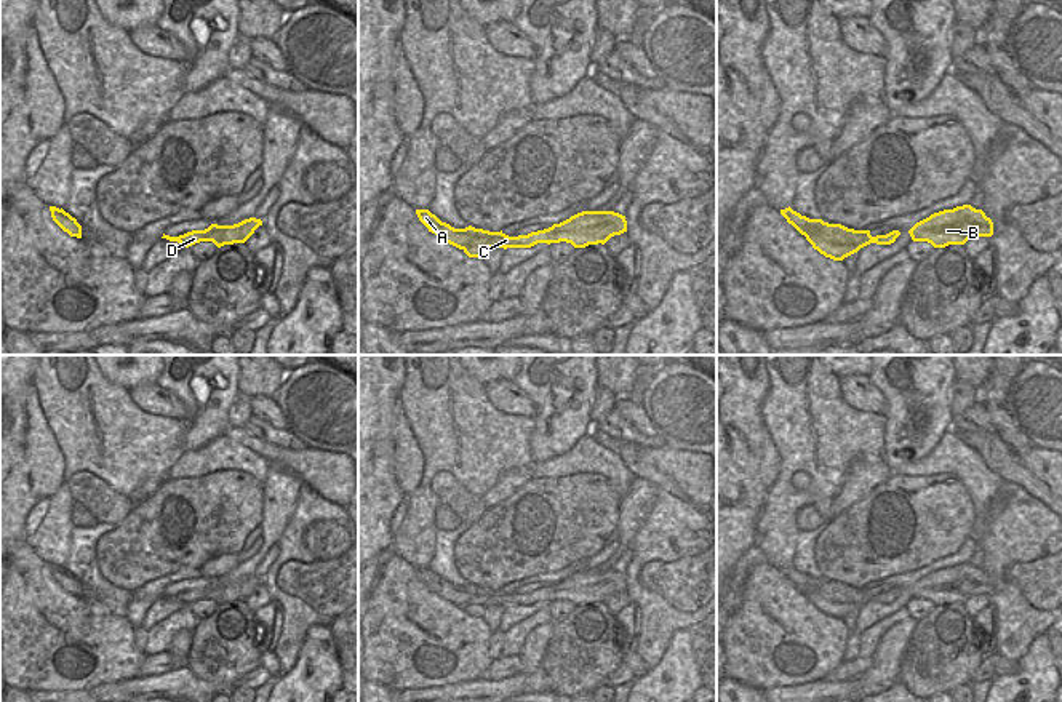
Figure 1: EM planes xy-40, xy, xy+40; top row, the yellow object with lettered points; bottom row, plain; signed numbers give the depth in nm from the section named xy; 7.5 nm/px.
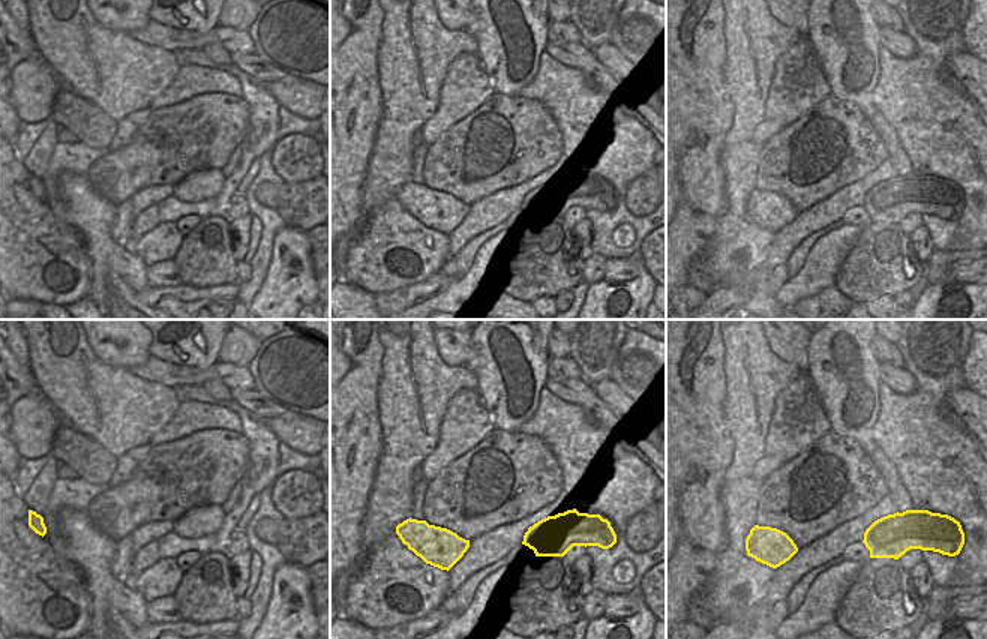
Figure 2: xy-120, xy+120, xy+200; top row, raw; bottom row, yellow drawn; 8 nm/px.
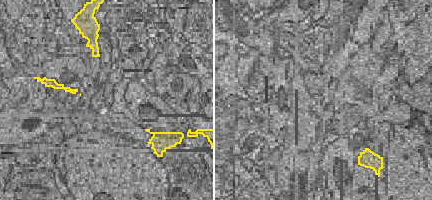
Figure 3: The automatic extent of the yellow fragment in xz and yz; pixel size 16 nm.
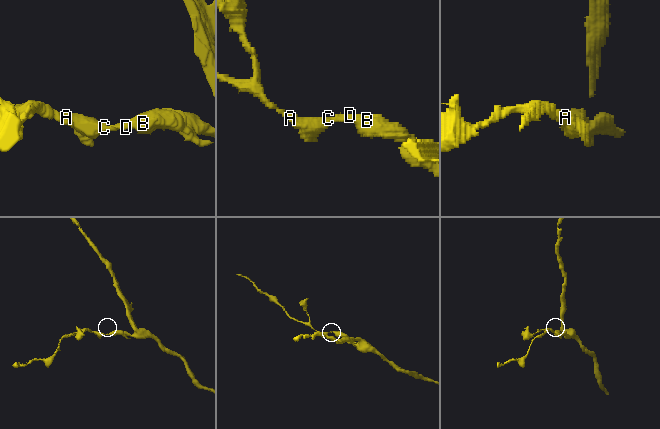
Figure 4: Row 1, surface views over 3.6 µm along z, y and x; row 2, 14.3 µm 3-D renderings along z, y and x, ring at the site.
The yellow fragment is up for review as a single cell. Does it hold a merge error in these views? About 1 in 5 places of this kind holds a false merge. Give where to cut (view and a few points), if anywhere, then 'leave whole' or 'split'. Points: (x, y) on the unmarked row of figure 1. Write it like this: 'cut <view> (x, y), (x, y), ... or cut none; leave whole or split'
cut none; leave whole

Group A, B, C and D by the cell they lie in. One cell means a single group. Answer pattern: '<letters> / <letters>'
A B C D

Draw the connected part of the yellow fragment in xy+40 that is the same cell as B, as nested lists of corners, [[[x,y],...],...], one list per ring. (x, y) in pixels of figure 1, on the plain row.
[[[971,563],[956,564],[931,572],[910,588],[913,600],[928,600],[934,606],[964,603],[972,595],[992,595],[993,580],[982,568]]]

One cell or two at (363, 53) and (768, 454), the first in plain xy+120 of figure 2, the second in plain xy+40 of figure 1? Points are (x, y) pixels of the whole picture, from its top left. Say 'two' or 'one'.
two

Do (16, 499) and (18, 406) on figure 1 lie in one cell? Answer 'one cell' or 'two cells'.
one cell

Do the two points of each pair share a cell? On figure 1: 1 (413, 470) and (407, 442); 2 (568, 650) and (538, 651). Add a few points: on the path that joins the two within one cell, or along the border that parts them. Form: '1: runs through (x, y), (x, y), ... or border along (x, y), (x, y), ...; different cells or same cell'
1: runs through (408, 464), (407, 448); same cell
2: border along (555, 624), (541, 666); different cells

